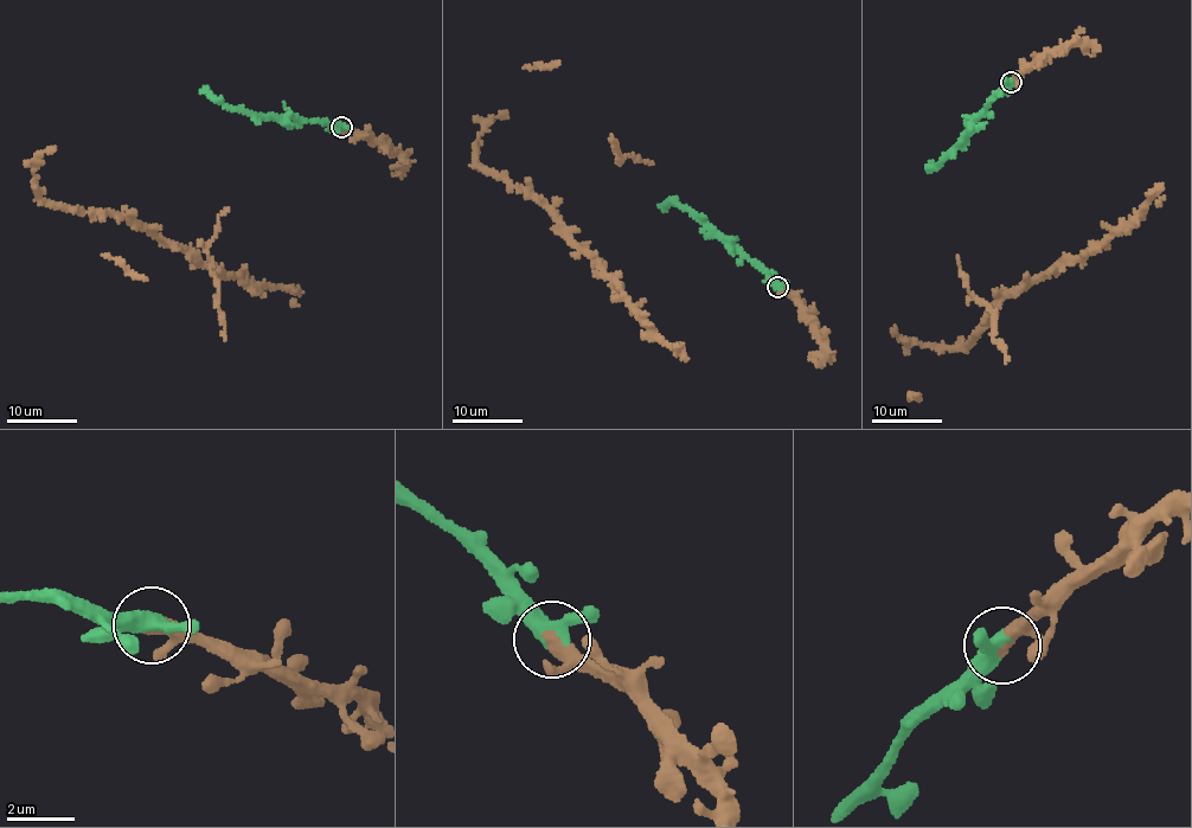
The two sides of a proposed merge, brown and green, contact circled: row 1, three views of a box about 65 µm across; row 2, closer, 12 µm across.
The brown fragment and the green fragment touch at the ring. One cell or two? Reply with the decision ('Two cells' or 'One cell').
One cell

